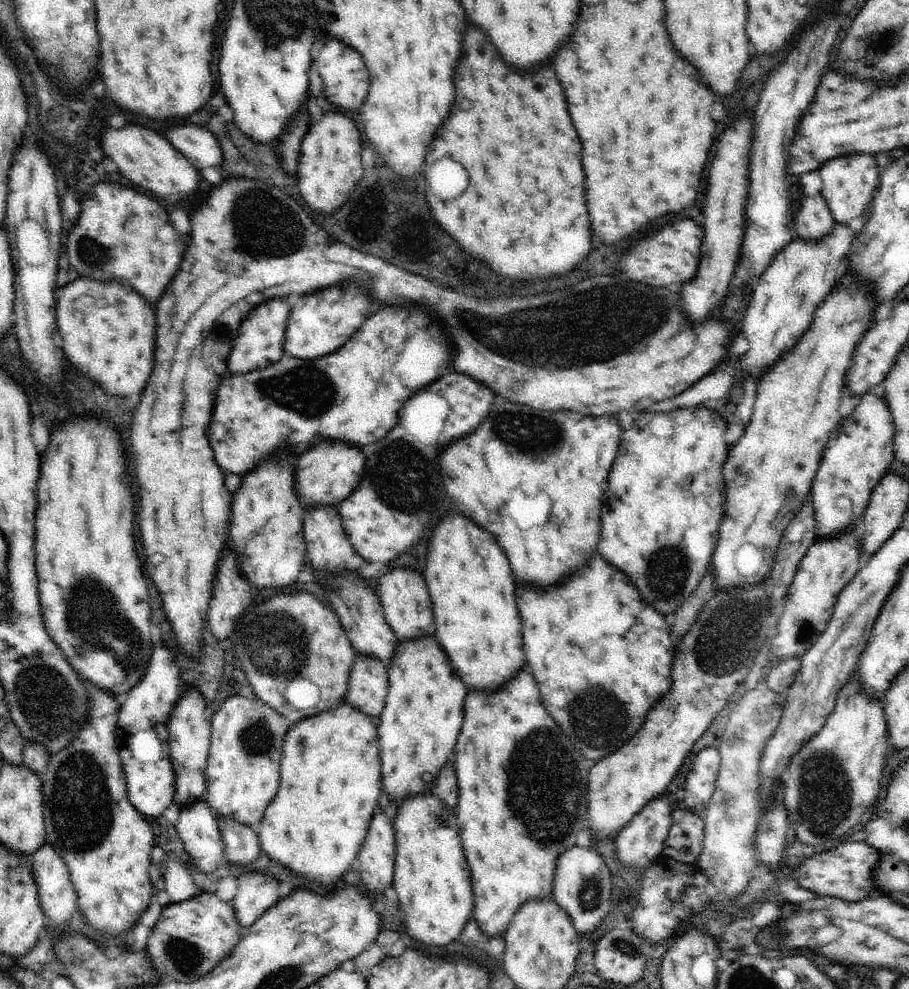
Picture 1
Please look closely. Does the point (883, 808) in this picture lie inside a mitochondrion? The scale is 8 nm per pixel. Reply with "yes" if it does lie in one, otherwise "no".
no

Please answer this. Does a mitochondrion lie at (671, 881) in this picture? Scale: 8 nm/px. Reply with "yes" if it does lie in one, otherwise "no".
no

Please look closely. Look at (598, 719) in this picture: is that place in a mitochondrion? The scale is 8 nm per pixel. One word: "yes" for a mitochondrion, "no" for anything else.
yes

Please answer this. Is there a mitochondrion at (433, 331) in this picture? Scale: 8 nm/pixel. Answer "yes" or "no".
no

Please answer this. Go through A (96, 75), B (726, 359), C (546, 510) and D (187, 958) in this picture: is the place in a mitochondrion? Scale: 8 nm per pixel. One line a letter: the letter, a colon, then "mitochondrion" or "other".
A: other
B: other
C: other
D: mitochondrion

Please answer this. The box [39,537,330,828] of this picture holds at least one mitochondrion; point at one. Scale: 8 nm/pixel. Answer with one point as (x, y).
(91, 617)

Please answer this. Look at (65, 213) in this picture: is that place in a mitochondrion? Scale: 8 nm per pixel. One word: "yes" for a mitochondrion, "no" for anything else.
no

